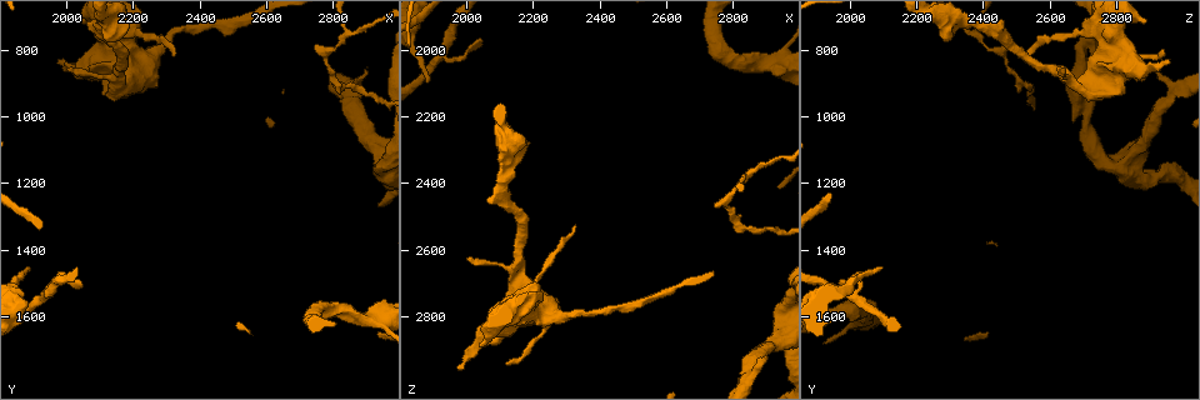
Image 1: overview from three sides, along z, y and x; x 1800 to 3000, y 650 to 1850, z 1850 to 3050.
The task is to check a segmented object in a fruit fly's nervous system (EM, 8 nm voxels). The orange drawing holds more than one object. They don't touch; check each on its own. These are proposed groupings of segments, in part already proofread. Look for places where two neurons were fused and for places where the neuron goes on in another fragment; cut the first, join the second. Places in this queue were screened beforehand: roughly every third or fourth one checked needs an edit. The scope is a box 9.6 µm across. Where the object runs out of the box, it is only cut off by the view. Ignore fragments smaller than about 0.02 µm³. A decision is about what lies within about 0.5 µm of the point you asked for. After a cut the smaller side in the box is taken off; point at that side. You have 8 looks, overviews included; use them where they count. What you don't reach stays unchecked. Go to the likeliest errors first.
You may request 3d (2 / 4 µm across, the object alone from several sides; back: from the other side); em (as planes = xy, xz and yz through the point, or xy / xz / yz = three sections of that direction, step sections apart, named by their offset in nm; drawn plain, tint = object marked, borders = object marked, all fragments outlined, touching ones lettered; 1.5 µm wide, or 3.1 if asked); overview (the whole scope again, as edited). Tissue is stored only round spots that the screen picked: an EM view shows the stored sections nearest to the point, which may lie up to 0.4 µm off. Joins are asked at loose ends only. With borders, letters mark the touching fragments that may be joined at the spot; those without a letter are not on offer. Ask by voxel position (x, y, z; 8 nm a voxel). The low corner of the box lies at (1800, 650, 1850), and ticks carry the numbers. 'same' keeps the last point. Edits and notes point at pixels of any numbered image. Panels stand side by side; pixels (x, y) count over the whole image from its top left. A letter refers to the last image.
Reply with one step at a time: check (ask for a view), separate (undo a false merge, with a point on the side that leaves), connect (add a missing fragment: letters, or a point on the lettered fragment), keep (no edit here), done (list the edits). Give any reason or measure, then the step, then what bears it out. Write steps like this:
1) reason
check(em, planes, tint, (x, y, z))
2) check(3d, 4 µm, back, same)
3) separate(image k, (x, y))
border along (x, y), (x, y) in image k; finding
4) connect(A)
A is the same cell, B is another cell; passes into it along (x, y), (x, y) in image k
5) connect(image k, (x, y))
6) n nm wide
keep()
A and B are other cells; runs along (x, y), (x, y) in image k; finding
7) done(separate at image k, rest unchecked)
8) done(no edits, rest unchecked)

tapers out
check(em, xz, step 4, borders, (1880, 1450, 2100))

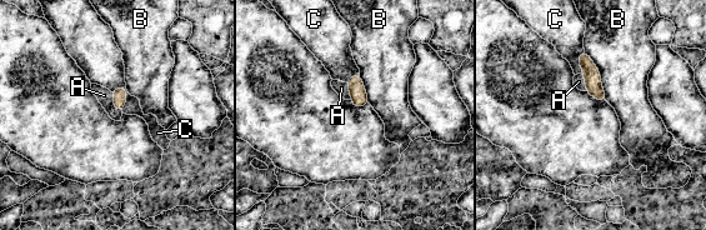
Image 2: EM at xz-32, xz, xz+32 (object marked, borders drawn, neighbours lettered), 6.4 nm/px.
connect(image 2, (104, 95))
A is the same cell, B and C are other cells; passes into it along (120, 94), (114, 104), (104, 95) in image 2; the neuron continues

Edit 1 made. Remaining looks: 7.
thick turns thin
check(3d, 4 µm, (2930, 1610, 2030))

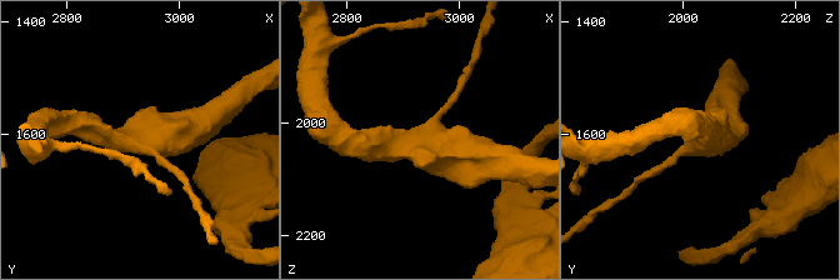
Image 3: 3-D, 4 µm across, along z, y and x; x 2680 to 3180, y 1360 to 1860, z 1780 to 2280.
check(em, planes, tint, (2935, 1610, 2035))

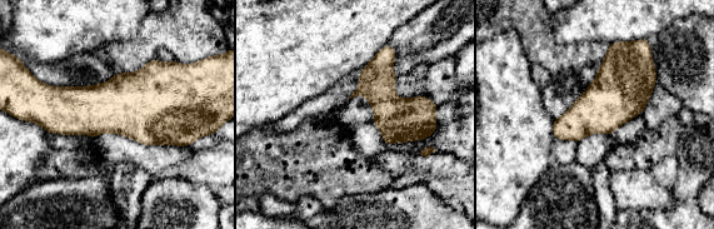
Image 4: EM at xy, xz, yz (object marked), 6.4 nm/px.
check(em, planes, borders, same)

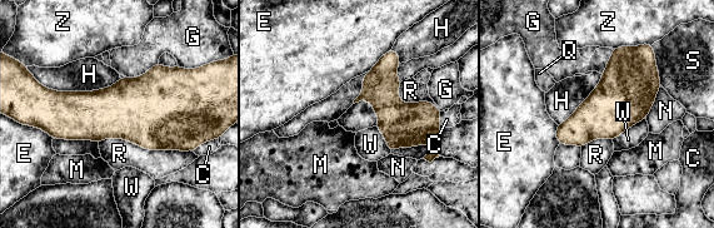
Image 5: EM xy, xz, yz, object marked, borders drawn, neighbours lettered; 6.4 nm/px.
keep()
C, E, G, H, M, N, Q, R, S, W and Z are other cells; continuous, no second neuron

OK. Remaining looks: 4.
done(connect at image 2, rest unchecked)

